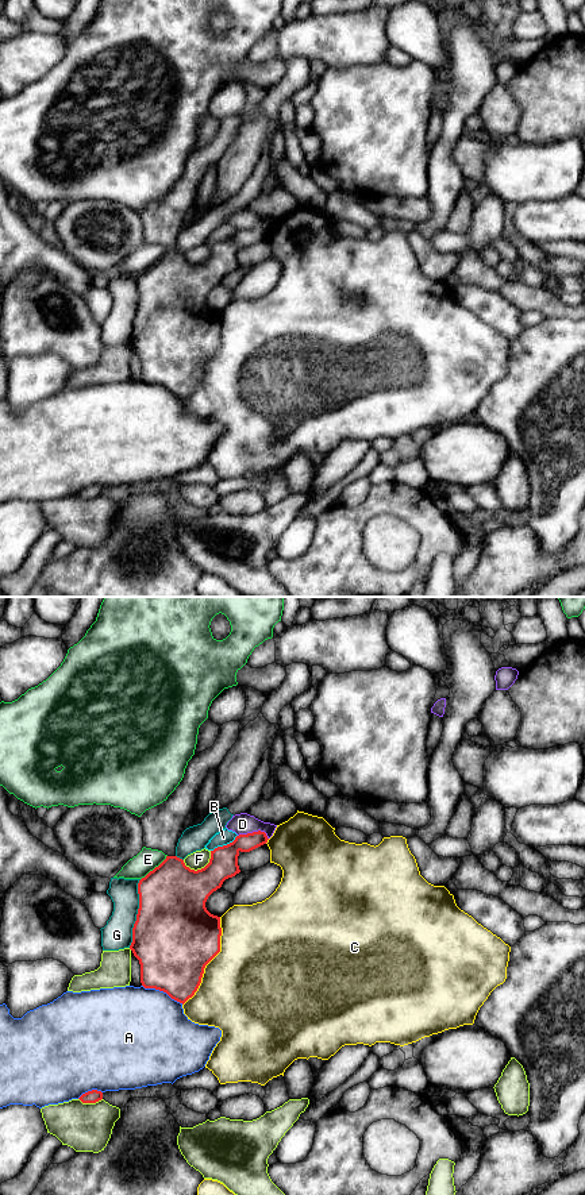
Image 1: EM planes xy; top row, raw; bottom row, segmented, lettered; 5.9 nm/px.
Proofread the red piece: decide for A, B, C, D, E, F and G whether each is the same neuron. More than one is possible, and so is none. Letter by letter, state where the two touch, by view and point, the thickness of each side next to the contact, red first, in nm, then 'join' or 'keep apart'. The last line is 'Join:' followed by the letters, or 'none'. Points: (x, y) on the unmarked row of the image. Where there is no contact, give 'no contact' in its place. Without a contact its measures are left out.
A: xy (162, 385) | 420/480 nm | keep apart
B: xy (224, 241) | 170/90 nm | keep apart
C: xy (210, 355) | 500/500 nm | keep apart
D: xy (254, 227) | 160/130 nm | keep apart
E: xy (156, 262) | 400/140 nm | keep apart
F: xy (201, 263) | 400/110 nm | keep apart
G: xy (138, 308) | 480/180 nm | keep apart
Join: none

